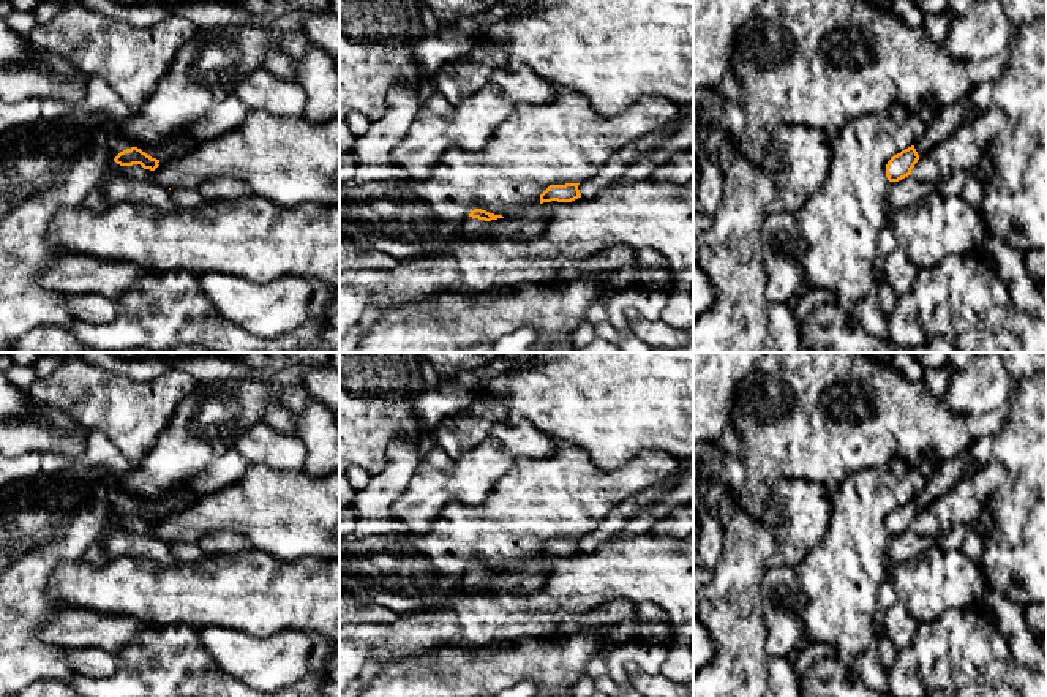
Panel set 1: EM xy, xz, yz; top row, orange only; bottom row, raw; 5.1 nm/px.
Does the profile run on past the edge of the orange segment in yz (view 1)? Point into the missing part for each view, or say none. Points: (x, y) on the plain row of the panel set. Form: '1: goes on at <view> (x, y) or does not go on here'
1: goes on at yz (948, 471)

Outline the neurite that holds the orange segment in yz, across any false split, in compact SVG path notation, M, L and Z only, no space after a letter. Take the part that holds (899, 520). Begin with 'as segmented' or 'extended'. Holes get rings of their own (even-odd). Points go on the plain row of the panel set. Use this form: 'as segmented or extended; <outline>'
extended; M962 455L938 462L935 471L925 479L924 488L911 501L902 504L888 515L888 534L899 536L911 529L911 523L918 514L955 485L955 482L962 477L962 468Z

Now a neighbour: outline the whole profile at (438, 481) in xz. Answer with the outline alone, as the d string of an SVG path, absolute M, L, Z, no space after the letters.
M526 420L494 425L480 444L458 458L434 446L390 514L403 520L411 533L423 534L447 504L482 504L520 458L546 458L562 446Z

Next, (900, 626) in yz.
M902 601L892 604L883 615L884 635L895 651L902 651L913 643L919 623Z

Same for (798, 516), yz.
M780 479L771 487L764 525L775 539L767 569L796 569L816 548L832 517L834 487L802 479Z

